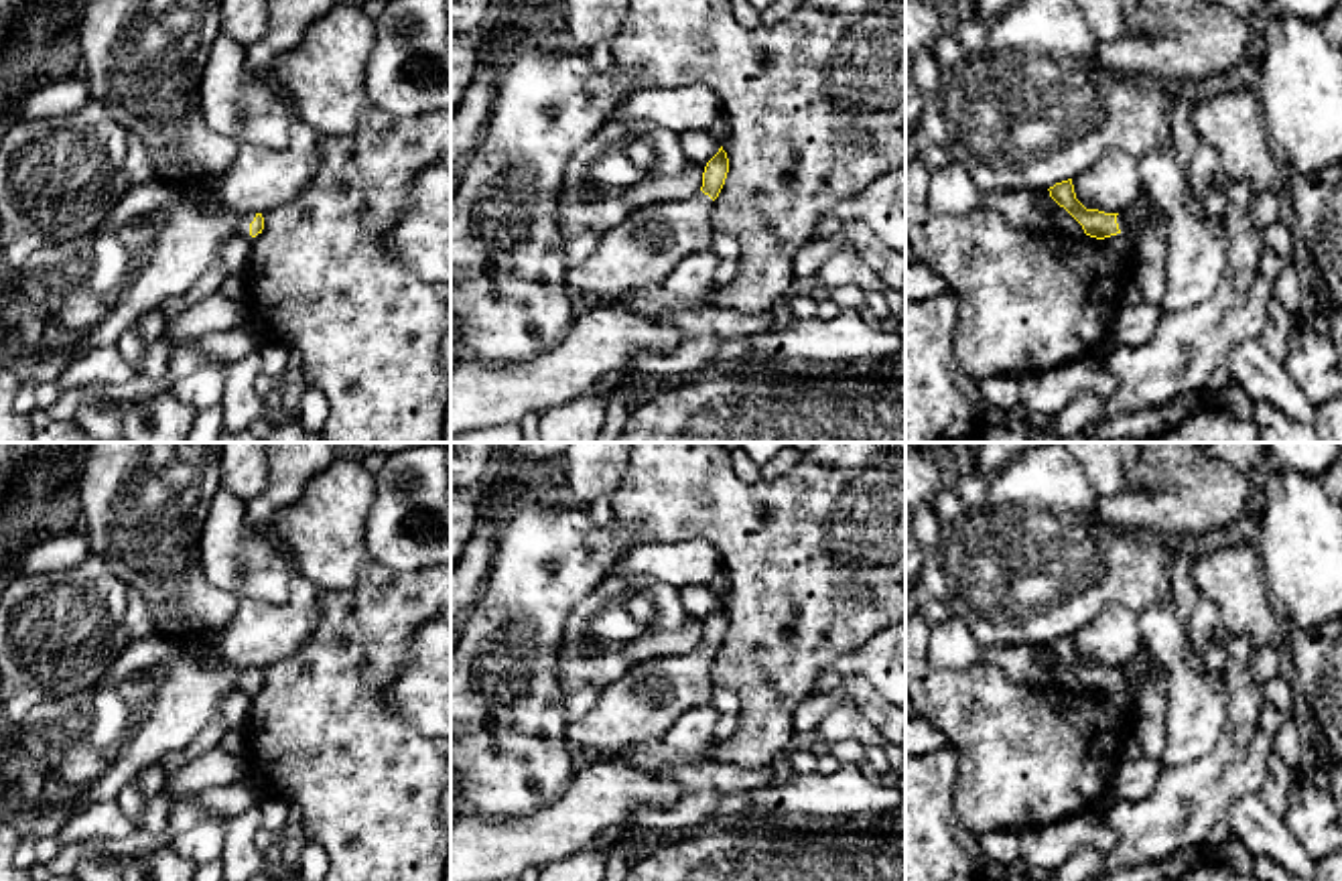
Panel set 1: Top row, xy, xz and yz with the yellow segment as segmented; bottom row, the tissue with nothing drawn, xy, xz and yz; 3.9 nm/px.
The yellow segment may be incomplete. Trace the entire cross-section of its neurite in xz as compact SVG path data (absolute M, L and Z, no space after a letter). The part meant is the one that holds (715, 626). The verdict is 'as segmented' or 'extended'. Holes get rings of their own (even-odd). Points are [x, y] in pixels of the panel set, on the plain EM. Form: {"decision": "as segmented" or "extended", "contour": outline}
{"decision": "extended", "contour": "M721 601L707 617L696 650L629 668L599 692L597 704L583 719L566 725L566 741L601 757L621 757L642 743L662 743L688 708L711 700L711 668L727 627L729 613Z"}

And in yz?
{"decision": "extended", "contour": "M1072 633L1056 637L1048 643L1050 652L1064 662L1084 684L1086 690L1104 694L1117 688L1139 688L1147 684L1147 680L1161 668L1153 656L1143 676L1131 676L1123 666L1121 668L1104 668L1098 664L1086 664L1074 648Z"}

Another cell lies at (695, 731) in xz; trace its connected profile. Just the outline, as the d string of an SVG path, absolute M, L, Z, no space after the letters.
M711 704L688 708L664 735L662 743L678 753L696 759L696 755L715 745L715 725L721 713Z

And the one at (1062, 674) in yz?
M1046 646L1050 660L1052 660L1052 684L1072 690L1072 692L1084 692L1082 680L1064 664L1060 662L1052 652L1050 646Z

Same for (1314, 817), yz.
M1295 784L1283 818L1314 861L1342 851L1342 806L1330 792Z

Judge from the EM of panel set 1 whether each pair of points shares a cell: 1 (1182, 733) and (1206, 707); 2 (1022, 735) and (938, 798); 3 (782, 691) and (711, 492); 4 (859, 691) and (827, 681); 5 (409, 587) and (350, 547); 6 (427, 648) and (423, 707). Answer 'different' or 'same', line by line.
1: same
2: different
3: same
4: different
5: different
6: same

